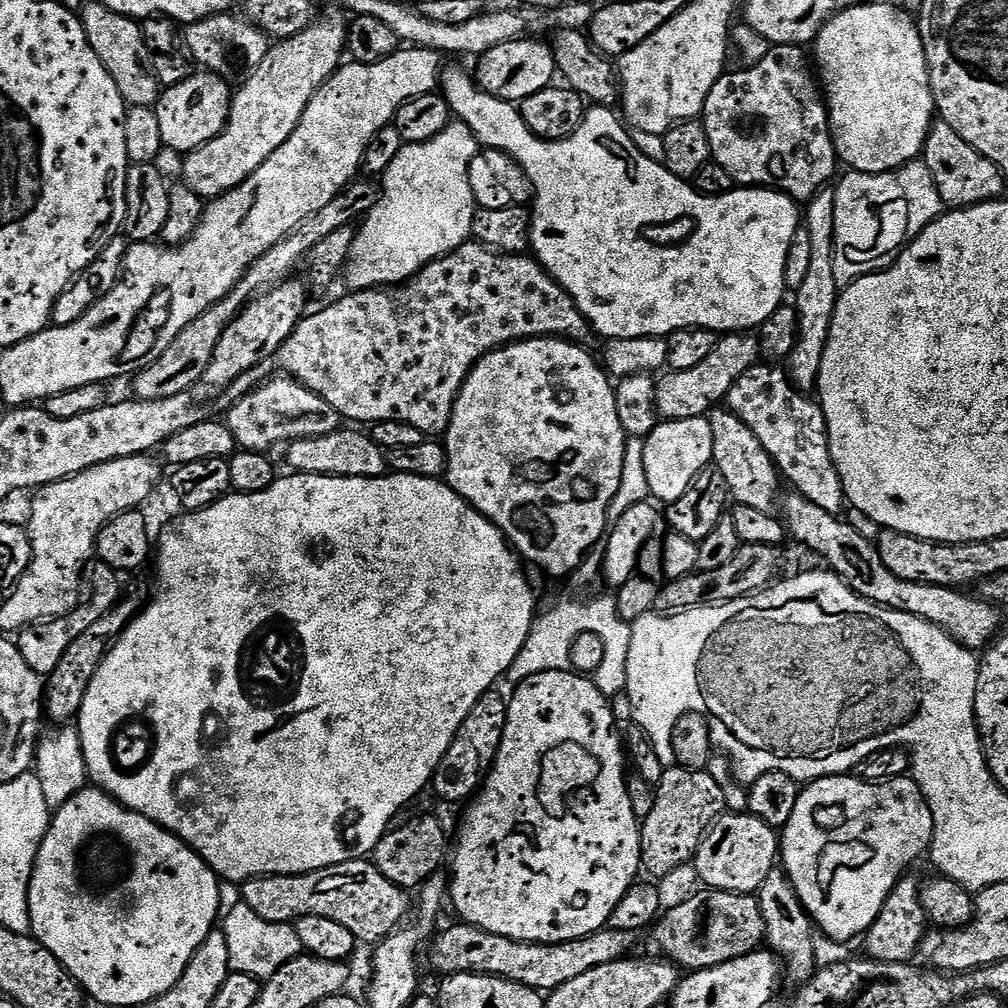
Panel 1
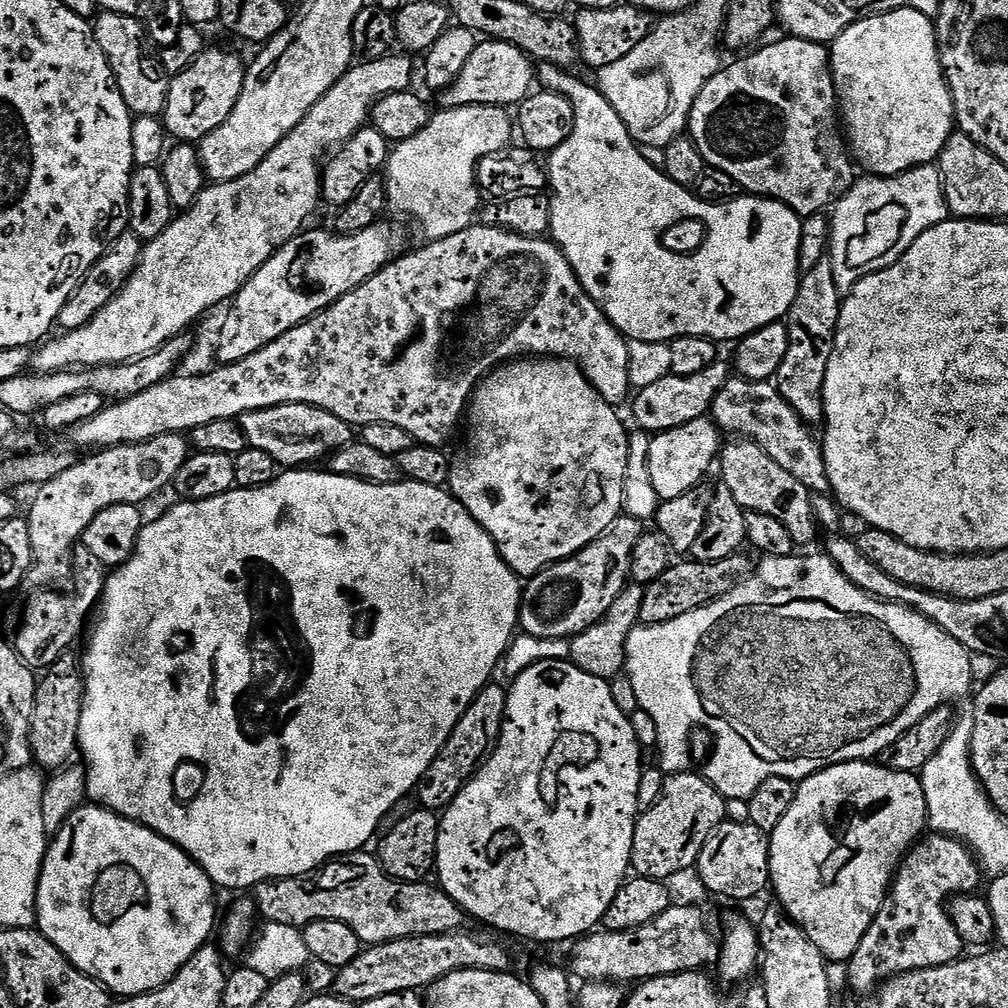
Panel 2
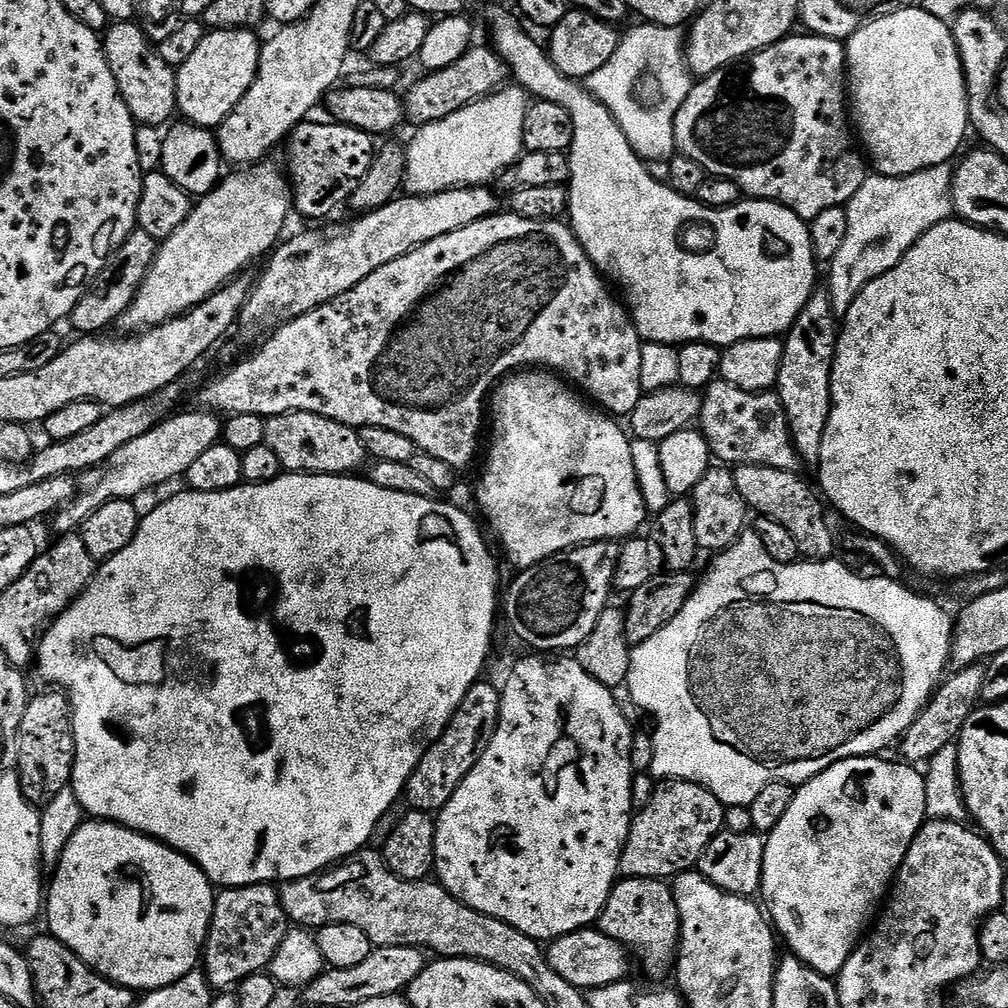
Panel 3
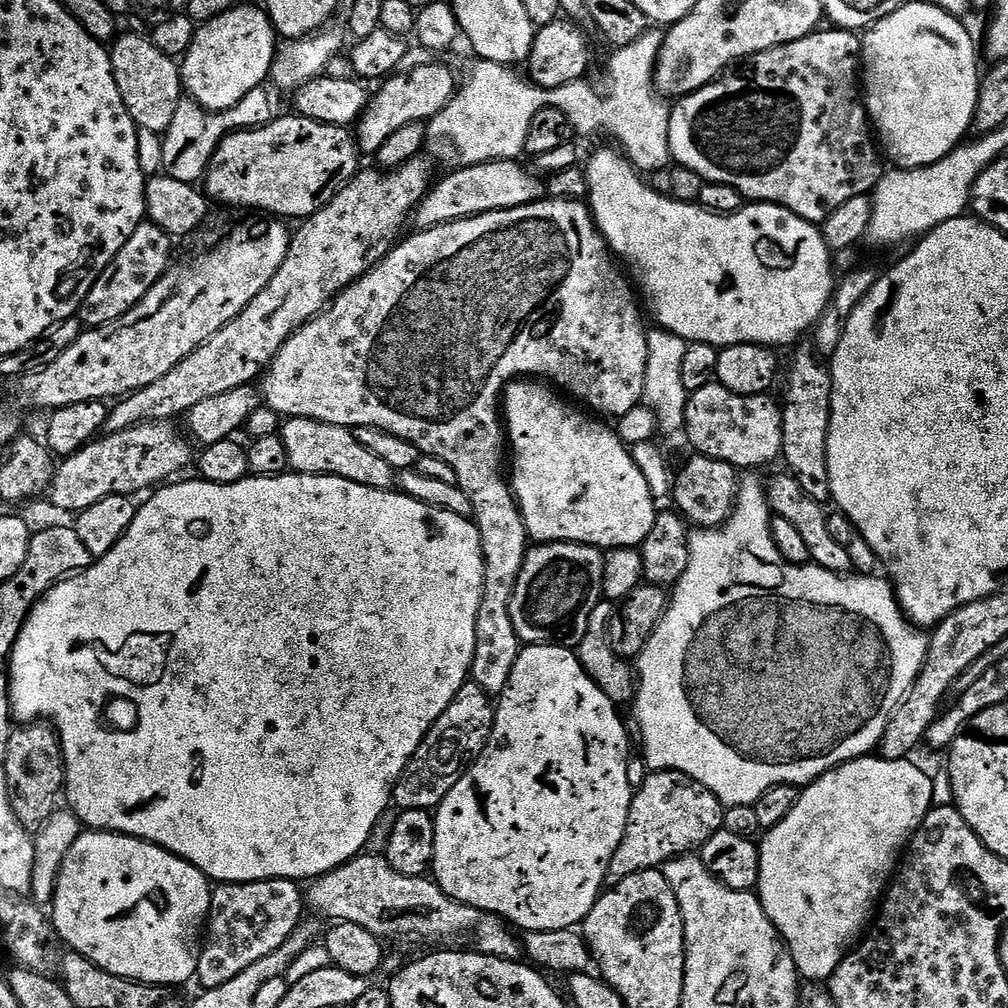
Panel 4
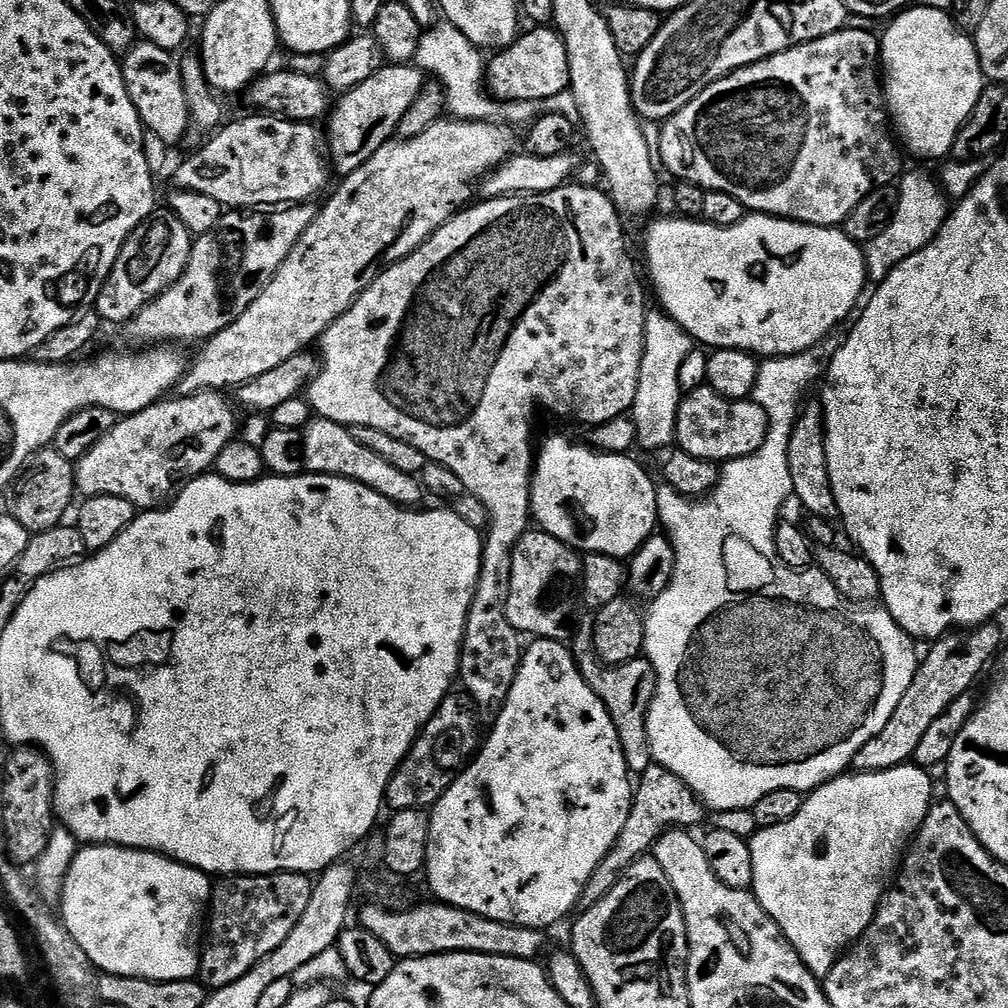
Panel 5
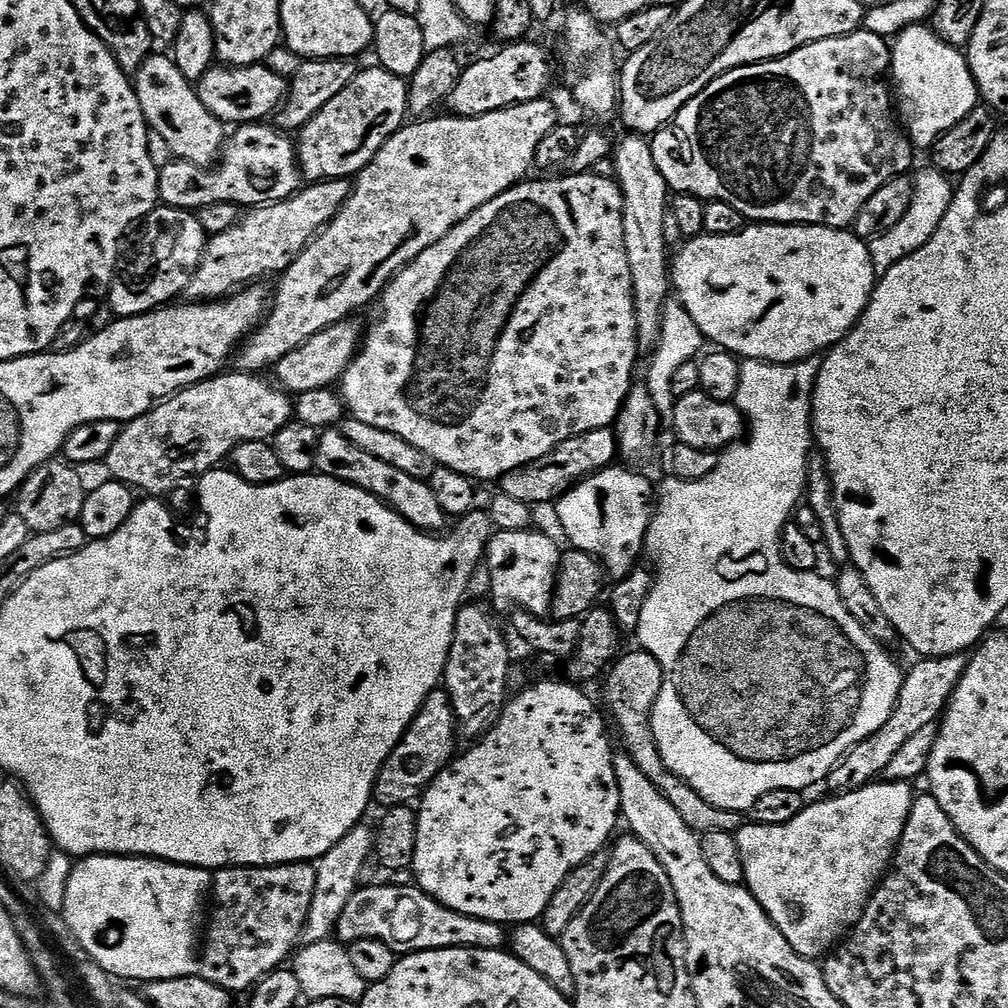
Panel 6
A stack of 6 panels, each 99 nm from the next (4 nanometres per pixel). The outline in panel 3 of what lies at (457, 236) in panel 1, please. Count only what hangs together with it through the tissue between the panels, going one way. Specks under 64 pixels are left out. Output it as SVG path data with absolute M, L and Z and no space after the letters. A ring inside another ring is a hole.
M505 86L438 122L423 125L417 131L420 133L406 144L408 175L404 177L403 191L413 196L429 196L435 192L445 192L447 188L480 186L492 182L488 180L494 179L503 168L511 169L524 152L522 122L526 118L529 103L529 93L523 88Z

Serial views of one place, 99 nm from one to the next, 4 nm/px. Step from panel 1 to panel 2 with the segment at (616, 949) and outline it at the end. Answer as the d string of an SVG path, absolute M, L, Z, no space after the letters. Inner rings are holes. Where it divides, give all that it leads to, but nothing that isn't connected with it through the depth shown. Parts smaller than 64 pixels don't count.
M461 930L437 936L411 936L385 944L365 947L350 966L335 973L335 995L363 1006L368 1000L382 998L386 994L420 992L427 990L439 979L455 971L508 972L512 967L512 956L508 948L495 935L479 936L476 932Z

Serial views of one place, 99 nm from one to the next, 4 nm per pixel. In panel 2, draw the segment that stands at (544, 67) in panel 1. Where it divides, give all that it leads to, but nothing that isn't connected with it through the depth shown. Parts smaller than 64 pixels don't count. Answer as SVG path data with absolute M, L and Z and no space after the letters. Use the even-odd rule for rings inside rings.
M501 40L479 41L481 44L469 51L462 66L462 74L448 88L439 93L441 109L461 108L485 104L495 108L511 109L520 105L525 98L532 95L538 80L538 68L531 56L527 56L518 46Z

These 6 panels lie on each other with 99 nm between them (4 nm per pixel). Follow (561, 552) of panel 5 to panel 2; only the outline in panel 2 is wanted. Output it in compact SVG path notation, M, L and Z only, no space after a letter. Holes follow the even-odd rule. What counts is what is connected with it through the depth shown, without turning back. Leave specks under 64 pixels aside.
M622 514L594 542L570 558L549 564L523 585L520 594L519 631L543 640L568 640L604 619L614 598L630 582L632 555L646 525L636 516Z

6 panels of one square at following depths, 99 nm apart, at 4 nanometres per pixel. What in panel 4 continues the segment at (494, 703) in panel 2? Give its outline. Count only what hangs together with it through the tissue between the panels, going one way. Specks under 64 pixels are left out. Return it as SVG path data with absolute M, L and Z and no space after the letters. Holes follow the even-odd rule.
M466 683L454 702L442 710L442 718L430 726L426 738L410 758L406 770L398 778L396 788L392 791L395 807L400 810L435 810L450 794L450 790L468 770L468 765L483 754L492 733L492 723L496 721L496 709L493 697L482 686Z

